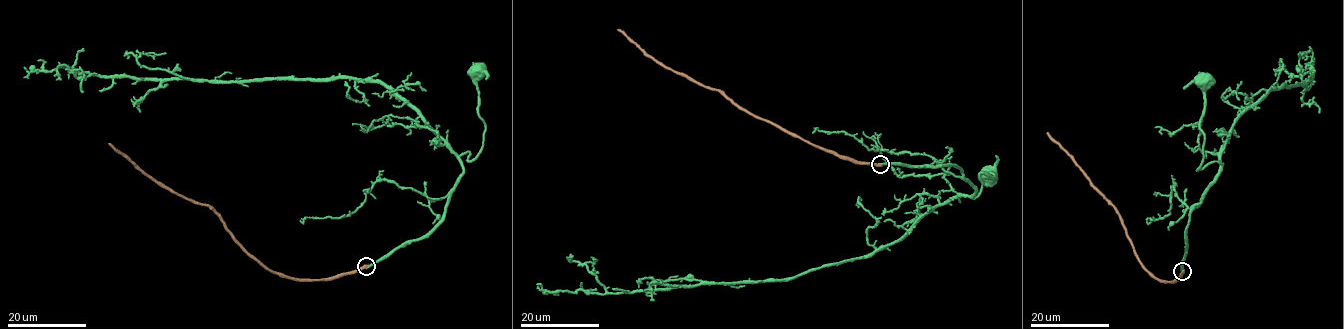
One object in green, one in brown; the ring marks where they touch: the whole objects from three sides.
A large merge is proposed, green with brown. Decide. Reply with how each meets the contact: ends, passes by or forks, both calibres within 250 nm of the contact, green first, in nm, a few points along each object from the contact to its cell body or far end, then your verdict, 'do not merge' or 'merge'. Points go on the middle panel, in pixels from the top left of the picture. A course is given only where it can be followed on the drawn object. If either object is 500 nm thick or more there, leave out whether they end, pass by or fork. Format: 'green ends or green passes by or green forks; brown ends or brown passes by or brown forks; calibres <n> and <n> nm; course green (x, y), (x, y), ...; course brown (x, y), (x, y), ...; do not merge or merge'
calibres 280 and 550 nm; course green (880, 164), (952, 165), (976, 190), (973, 198), (981, 188), (981, 172), (996, 178), (989, 173), (988, 179); course brown (880, 164), (856, 162), (794, 137), (731, 102), (718, 90), (707, 88), (653, 60), (617, 30); do not merge

